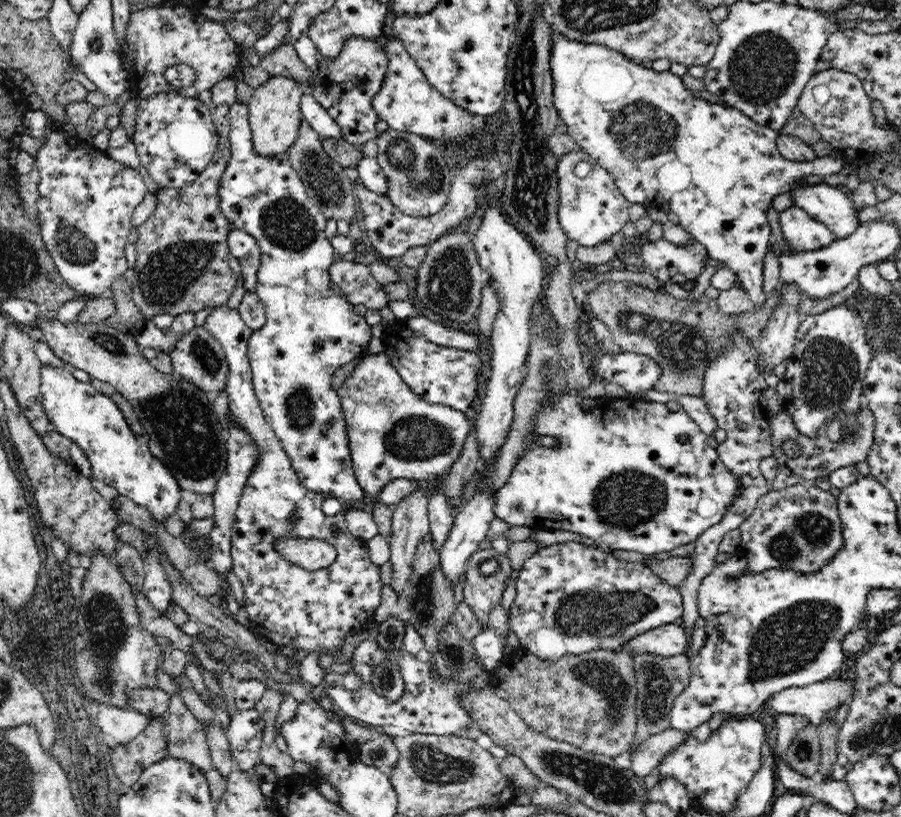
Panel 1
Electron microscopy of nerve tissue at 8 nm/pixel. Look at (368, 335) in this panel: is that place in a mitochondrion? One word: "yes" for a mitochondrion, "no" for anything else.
no

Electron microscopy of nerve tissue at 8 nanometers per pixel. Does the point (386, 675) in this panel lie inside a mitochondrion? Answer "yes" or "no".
yes

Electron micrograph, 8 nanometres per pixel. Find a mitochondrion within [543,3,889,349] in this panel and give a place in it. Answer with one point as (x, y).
(762, 69)

